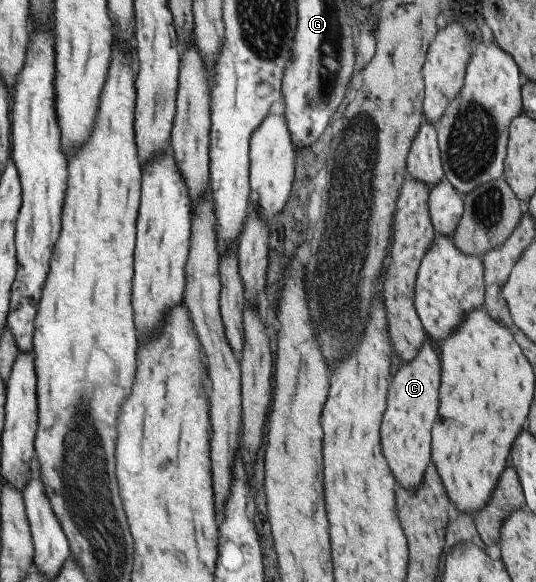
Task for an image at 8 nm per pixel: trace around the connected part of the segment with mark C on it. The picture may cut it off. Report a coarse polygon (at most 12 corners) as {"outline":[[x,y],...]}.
{"outline":[[423,344],[389,383],[381,452],[413,490],[429,464],[439,362]]}

